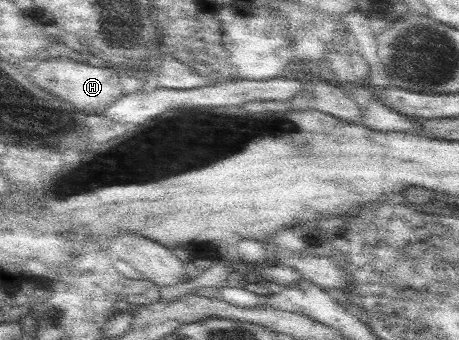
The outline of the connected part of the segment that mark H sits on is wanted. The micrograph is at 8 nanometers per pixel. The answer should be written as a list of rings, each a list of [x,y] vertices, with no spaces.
[[[55,57],[49,61],[39,63],[31,71],[31,79],[53,93],[57,97],[70,101],[74,108],[85,110],[88,115],[102,115],[102,113],[111,107],[118,99],[124,96],[124,83],[122,75],[119,75],[115,69],[109,67],[94,67],[93,63],[77,63],[69,57]]]

